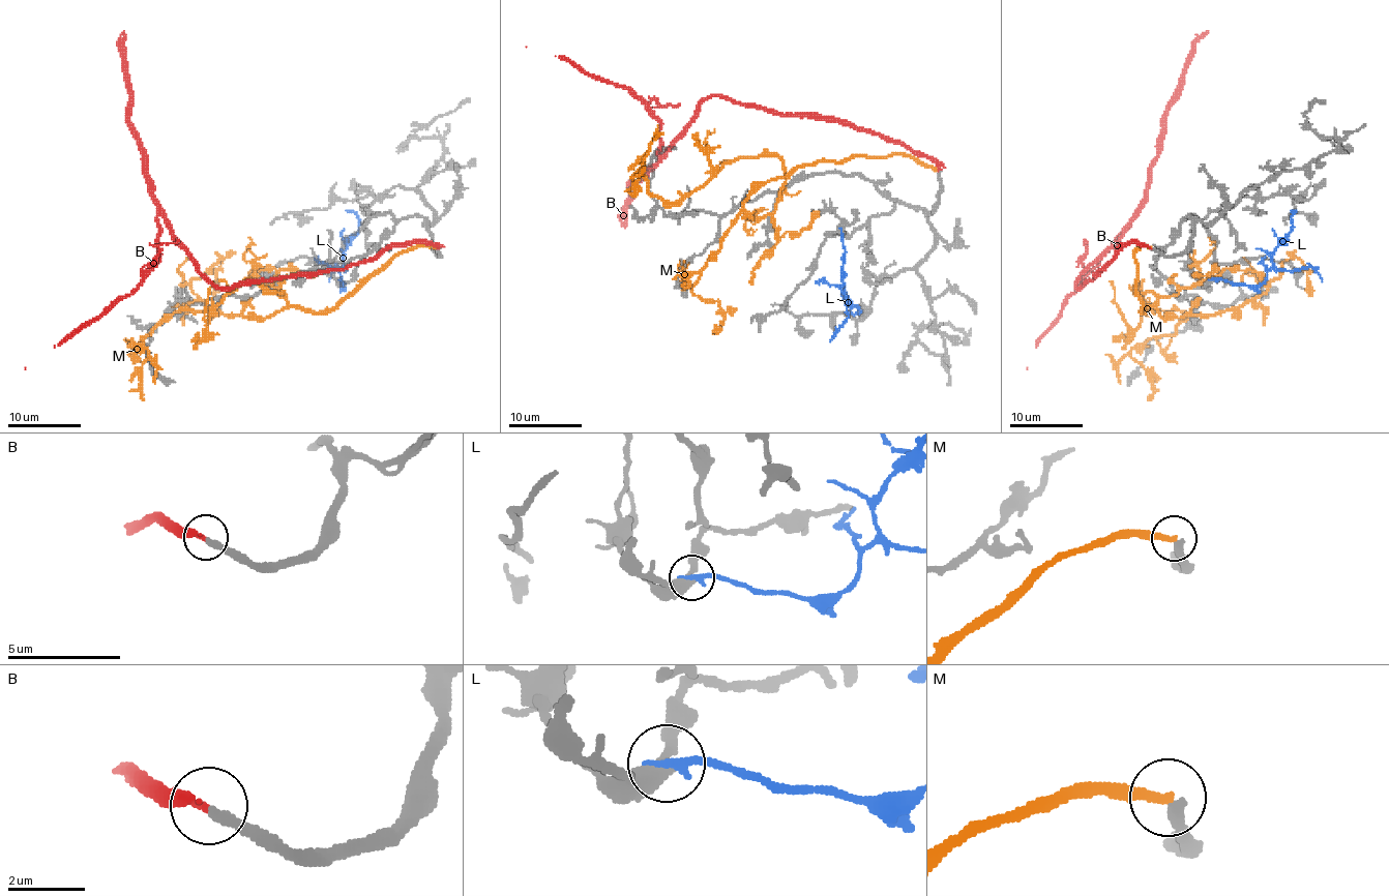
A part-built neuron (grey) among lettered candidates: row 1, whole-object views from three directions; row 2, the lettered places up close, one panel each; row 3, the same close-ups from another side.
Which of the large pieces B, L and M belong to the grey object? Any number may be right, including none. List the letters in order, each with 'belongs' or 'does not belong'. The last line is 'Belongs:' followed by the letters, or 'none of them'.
B: belongs
L: does not belong
M: does not belong
Belongs: B

